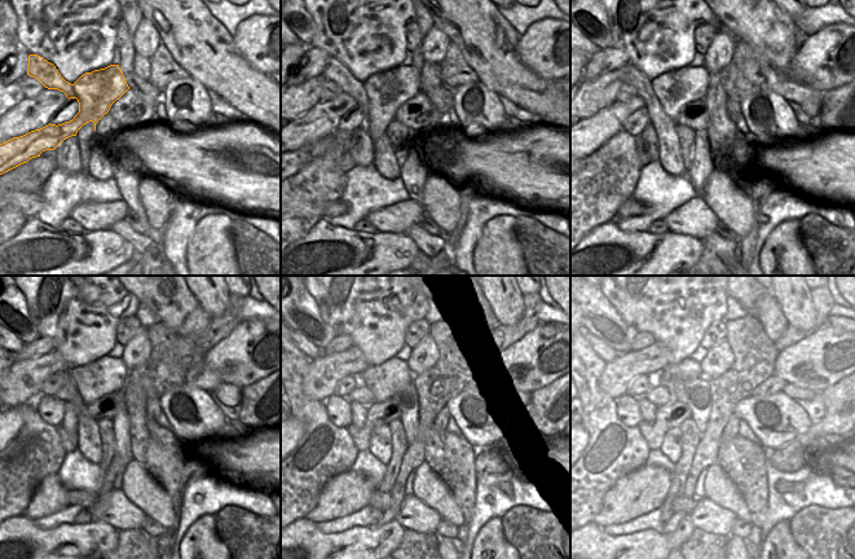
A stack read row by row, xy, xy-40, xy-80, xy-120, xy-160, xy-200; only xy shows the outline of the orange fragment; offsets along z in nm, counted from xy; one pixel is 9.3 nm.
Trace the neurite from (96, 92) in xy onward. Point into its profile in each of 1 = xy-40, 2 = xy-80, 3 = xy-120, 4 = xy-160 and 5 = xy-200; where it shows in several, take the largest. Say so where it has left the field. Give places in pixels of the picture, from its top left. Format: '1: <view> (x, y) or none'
1: xy-40 (380, 96)
2: xy-80 (664, 96)
3: xy-120 (105, 375)
4: xy-160 (384, 381)
5: xy-200 (687, 369)

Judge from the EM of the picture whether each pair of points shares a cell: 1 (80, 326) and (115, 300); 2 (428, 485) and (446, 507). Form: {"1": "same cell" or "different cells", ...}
{"1": "same cell", "2": "same cell"}

